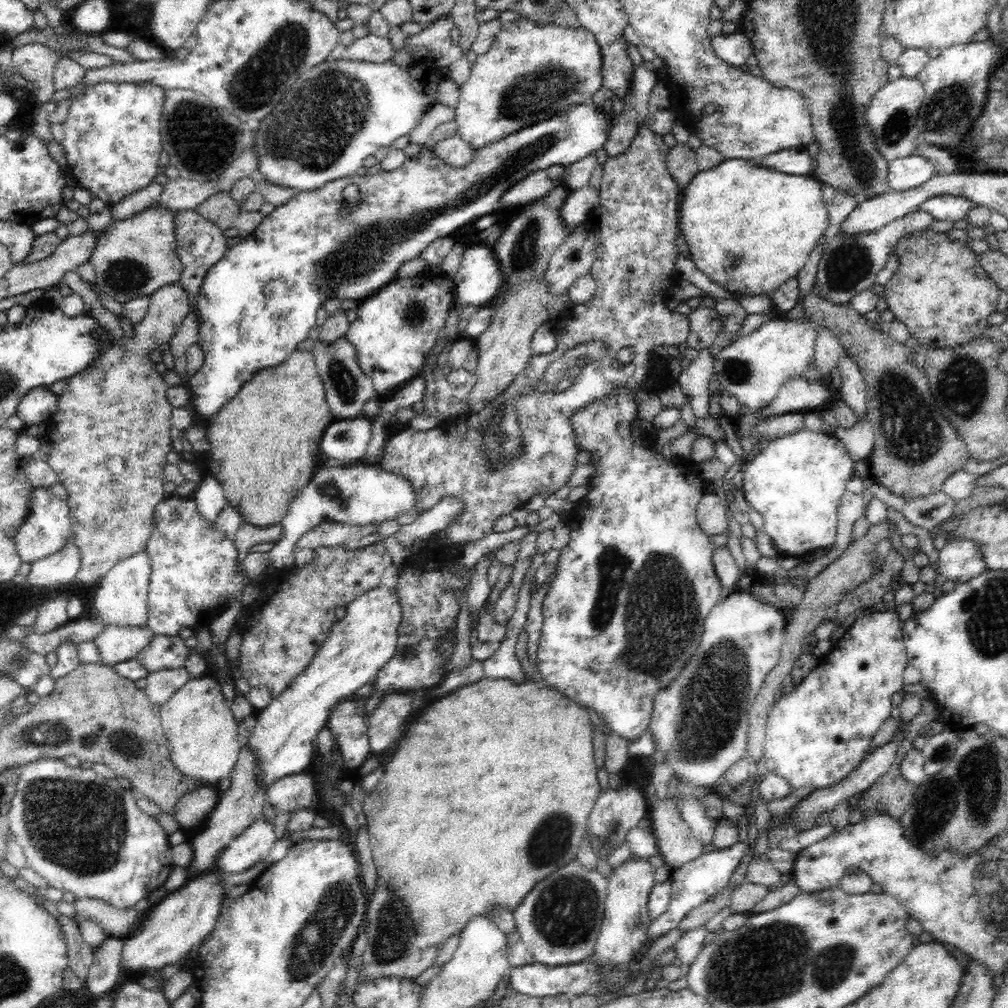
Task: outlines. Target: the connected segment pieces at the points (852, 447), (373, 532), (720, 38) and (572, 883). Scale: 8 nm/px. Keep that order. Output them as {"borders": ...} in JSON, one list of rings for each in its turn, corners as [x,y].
{"borders":[[[[864,415],[854,427],[838,427],[831,433],[847,446],[854,463],[861,460],[866,461],[875,445],[874,429],[867,415]]],[[[324,521],[312,530],[305,532],[296,540],[294,547],[339,547],[357,549],[380,541],[379,522],[371,522],[365,526],[340,524]]],[[[741,31],[735,33],[719,34],[712,39],[712,49],[716,56],[733,67],[744,66],[752,56],[752,43]]],[[[577,858],[538,882],[513,910],[515,926],[538,964],[562,966],[591,958],[604,920],[609,878],[587,870]]]]}

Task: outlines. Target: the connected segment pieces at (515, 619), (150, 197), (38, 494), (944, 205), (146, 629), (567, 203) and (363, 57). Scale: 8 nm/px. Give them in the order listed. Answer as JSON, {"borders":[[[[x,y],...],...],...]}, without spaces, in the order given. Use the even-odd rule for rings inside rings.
{"borders":[[[[537,552],[536,556],[532,558],[532,564],[522,580],[522,588],[518,592],[518,600],[512,618],[506,624],[507,633],[496,652],[488,660],[482,661],[484,667],[484,676],[492,680],[509,678],[517,684],[522,684],[524,673],[520,662],[516,657],[516,642],[518,642],[518,634],[522,630],[524,623],[527,620],[527,614],[530,608],[531,593],[530,588],[533,585],[535,572],[540,565],[544,563],[544,554]]],[[[152,181],[148,186],[125,196],[120,202],[111,206],[111,220],[121,221],[145,211],[152,202],[158,200],[162,190],[164,185]]],[[[49,487],[33,488],[29,496],[29,513],[25,521],[17,528],[13,536],[17,554],[22,563],[40,560],[50,554],[60,552],[71,536],[72,521],[70,507],[67,501],[62,500],[50,491]]],[[[948,193],[925,200],[919,208],[932,215],[934,220],[958,221],[966,219],[968,212],[974,207],[976,203],[972,203],[972,200]]],[[[148,625],[107,626],[100,634],[96,634],[92,641],[99,649],[100,664],[113,667],[134,659],[142,648],[150,644],[154,636],[154,631]]],[[[589,184],[580,190],[570,191],[559,212],[560,220],[567,226],[577,226],[589,218],[589,213],[596,208],[600,200],[600,190]]],[[[371,33],[354,39],[347,49],[350,59],[367,63],[383,63],[390,60],[396,52],[388,37],[382,38]]]]}

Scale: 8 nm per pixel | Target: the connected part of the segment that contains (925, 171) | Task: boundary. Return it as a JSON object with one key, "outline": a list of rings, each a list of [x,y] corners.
{"outline":[[[914,154],[891,160],[886,178],[886,192],[901,193],[912,190],[936,175],[933,161]]]}

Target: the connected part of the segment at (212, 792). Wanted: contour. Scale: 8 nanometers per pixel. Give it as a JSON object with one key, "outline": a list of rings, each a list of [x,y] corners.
{"outline":[[[201,785],[194,791],[184,794],[172,815],[180,828],[196,827],[211,816],[218,805],[220,791],[217,786]]]}

